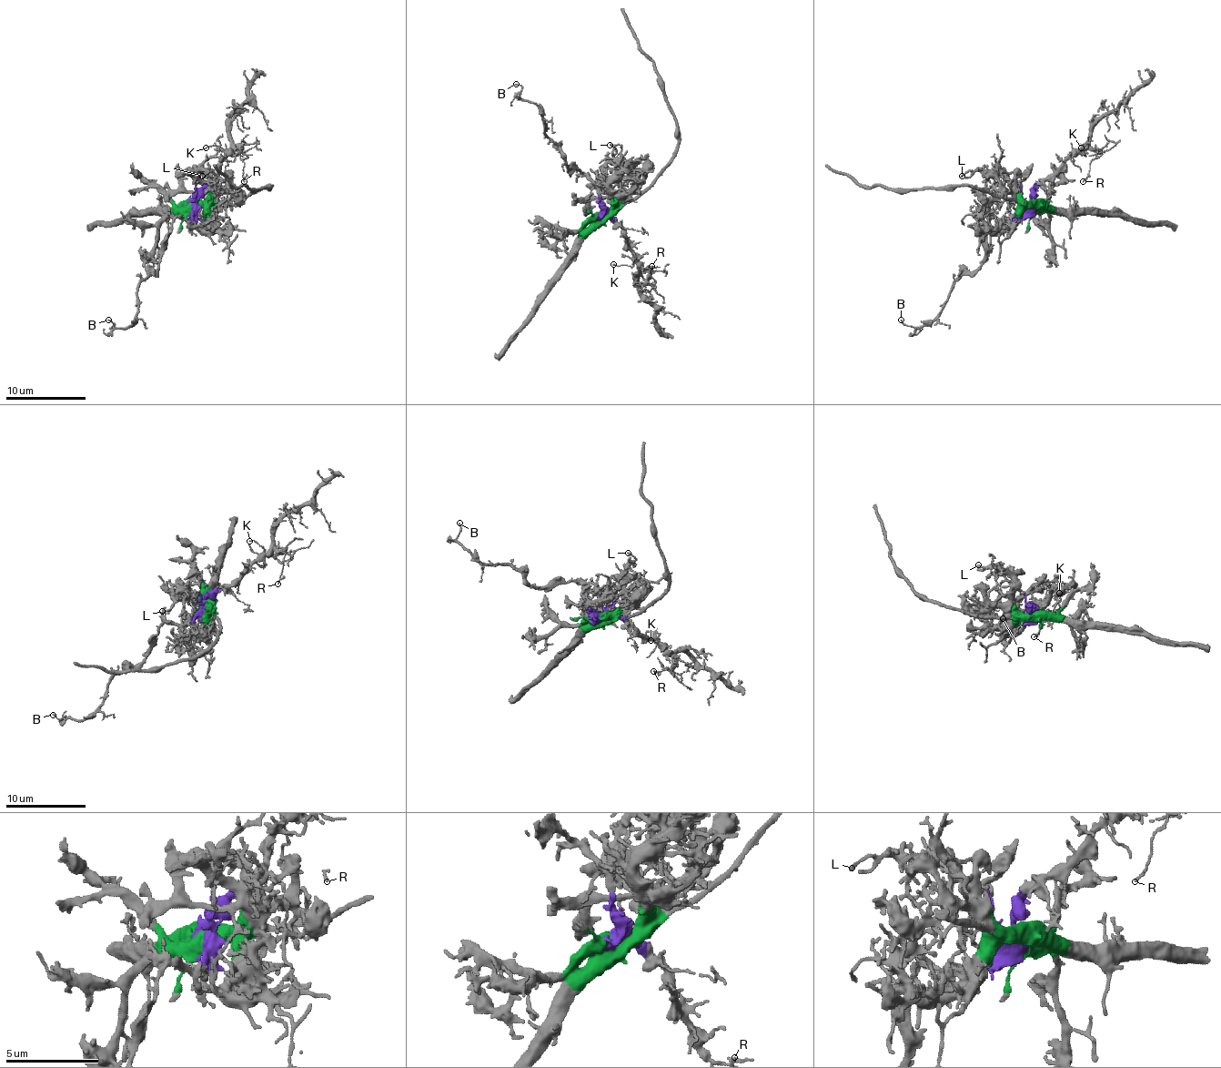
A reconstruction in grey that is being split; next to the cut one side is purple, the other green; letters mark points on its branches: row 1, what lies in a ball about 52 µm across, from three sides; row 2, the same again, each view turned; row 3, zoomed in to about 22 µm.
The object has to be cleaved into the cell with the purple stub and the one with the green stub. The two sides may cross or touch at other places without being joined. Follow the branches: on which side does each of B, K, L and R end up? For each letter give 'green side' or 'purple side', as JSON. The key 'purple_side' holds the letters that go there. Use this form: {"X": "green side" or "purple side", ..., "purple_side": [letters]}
{"B": "purple side", "K": "purple side", "L": "green side", "R": "purple side", "purple_side": ["B", "K", "R"]}

